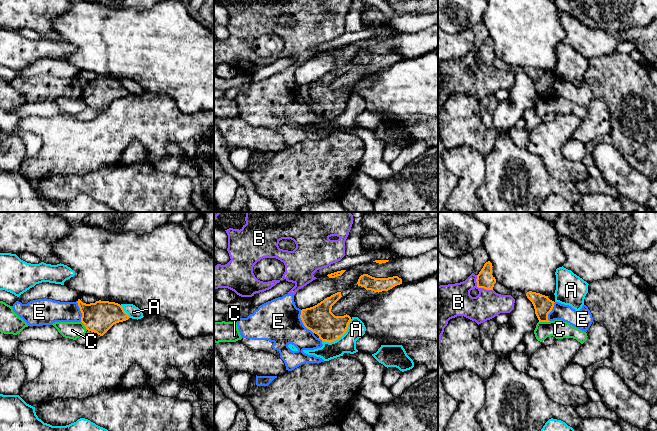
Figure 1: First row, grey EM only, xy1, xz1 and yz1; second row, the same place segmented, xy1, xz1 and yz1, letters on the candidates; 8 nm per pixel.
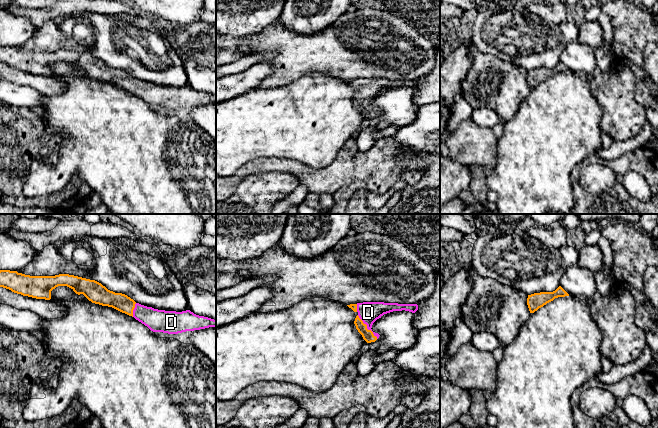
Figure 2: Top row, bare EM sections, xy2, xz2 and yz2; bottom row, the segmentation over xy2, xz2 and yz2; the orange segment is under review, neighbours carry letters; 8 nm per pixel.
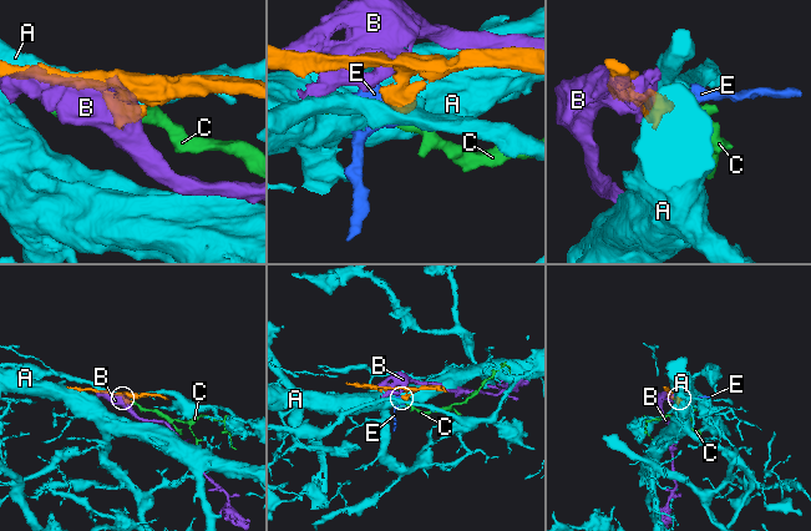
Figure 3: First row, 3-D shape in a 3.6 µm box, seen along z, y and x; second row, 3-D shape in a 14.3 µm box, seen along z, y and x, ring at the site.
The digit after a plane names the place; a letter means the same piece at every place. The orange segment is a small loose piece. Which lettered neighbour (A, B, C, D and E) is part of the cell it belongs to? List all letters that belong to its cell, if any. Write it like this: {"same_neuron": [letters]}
{"same_neuron": ["D"]}

